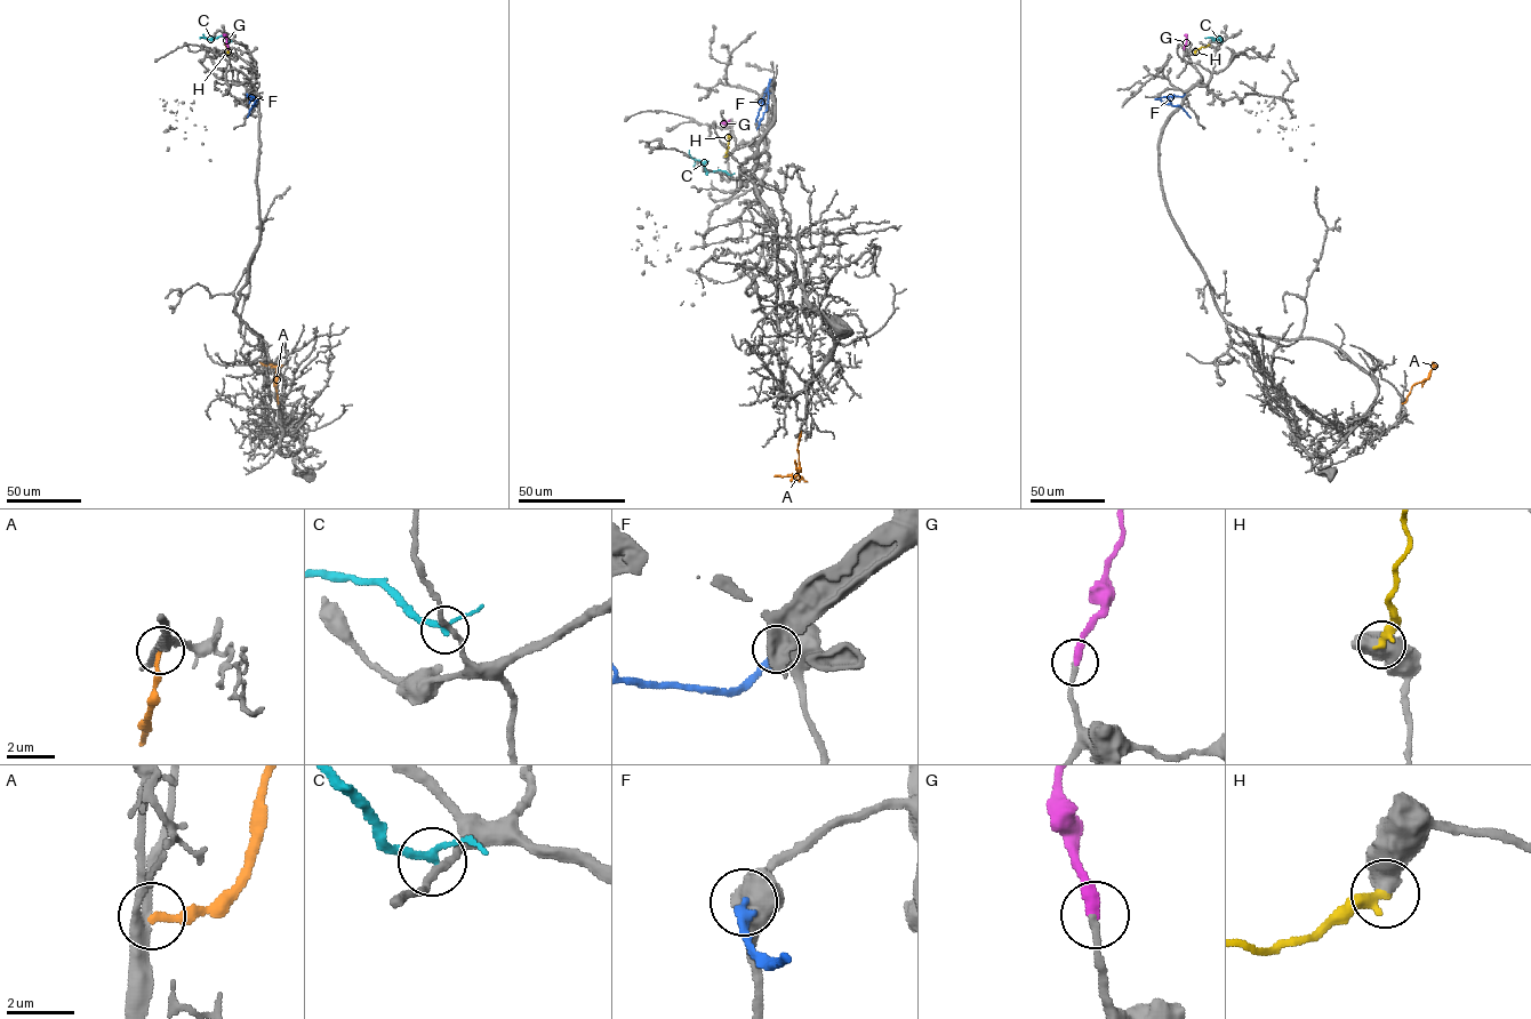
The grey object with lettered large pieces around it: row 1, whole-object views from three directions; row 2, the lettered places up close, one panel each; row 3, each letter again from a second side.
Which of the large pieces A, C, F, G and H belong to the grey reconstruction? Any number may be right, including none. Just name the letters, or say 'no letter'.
G

